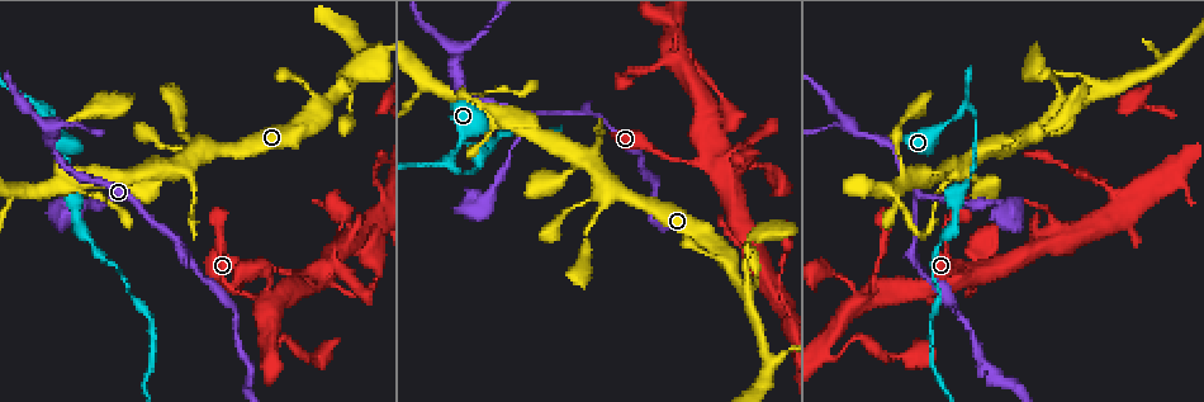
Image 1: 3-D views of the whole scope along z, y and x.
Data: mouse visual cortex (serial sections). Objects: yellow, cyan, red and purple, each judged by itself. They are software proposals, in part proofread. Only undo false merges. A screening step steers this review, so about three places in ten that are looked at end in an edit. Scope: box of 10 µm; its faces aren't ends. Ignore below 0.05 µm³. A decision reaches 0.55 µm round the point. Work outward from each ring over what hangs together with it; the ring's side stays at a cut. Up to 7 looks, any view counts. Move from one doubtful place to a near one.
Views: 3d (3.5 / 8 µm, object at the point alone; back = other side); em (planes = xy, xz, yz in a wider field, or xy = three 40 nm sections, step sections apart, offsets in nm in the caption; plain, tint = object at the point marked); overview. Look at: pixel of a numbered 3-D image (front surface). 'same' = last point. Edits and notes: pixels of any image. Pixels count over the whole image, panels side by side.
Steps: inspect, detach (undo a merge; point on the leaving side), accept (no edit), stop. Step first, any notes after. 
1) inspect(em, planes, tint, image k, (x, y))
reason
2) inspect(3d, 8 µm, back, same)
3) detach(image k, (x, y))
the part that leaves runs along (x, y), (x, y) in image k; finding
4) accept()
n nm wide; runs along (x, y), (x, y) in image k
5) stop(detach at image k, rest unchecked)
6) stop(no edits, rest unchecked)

inspect(3d, 3.5 µm, image 1, (307, 274))

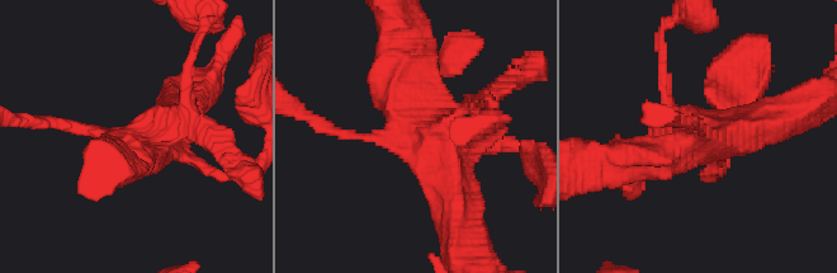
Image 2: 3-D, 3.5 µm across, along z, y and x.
inspect(em, xy, step 3, tint, image 2, (414, 133))
need the tissue

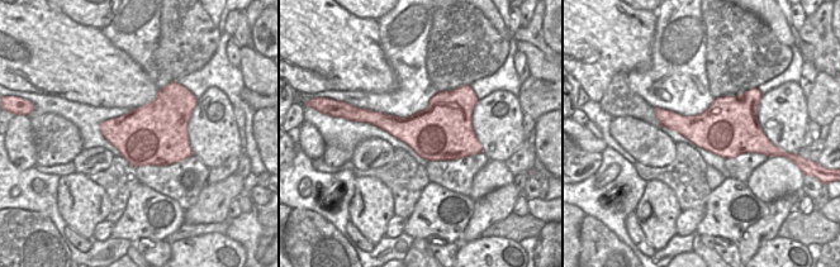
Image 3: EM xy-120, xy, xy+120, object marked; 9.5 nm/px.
accept()
550 nm wide; runs along (53, 122), (116, 141), (166, 126) in image 2; continuous, no second cell

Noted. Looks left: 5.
inspect(3d, 3.5 µm, image 1, (852, 341))
thin neck

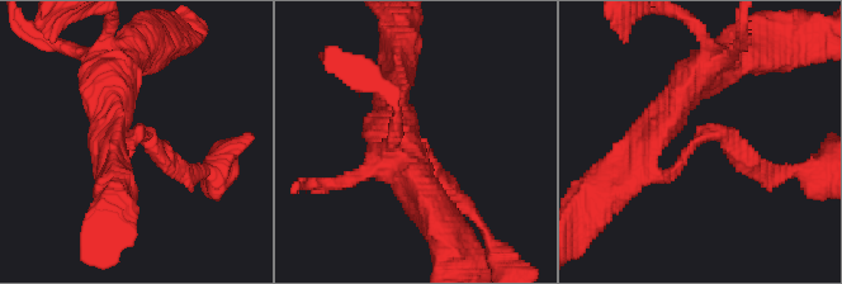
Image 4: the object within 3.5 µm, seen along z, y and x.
inspect(em, xy, step 3, tint, image 4, (697, 141))

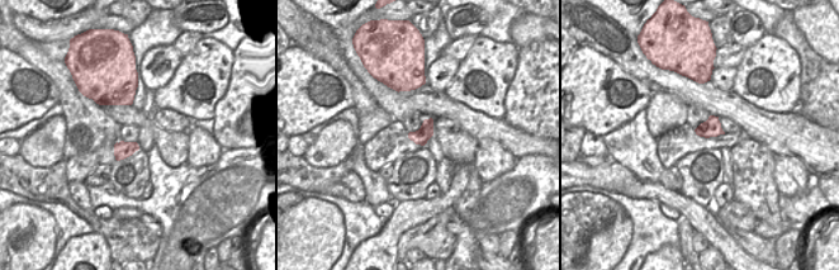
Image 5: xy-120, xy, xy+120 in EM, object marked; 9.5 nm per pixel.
inspect(em, xy, step 5, tint, same)
cut it another way

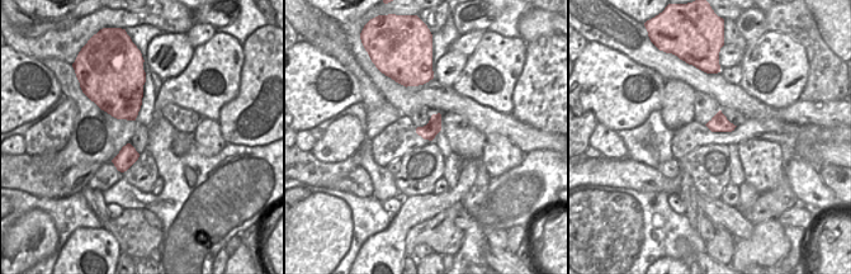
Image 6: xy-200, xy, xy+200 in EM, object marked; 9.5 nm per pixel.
accept()
150 nm wide; runs along (392, 85), (388, 104), (458, 199) in image 4; continuous, no second cell

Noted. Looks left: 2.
inspect(3d, 8 µm, image 1, (156, 222))
a narrow waist

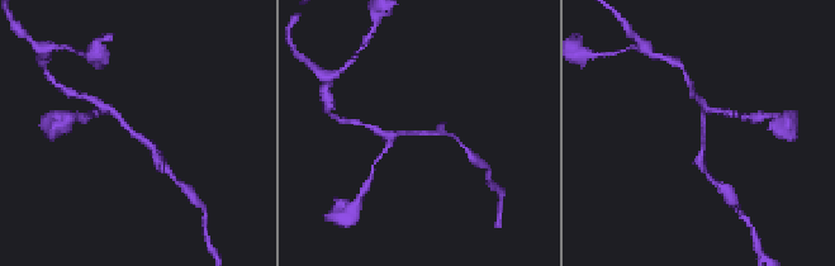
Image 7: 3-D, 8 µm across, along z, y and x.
inspect(em, xy, step 2, tint, same)

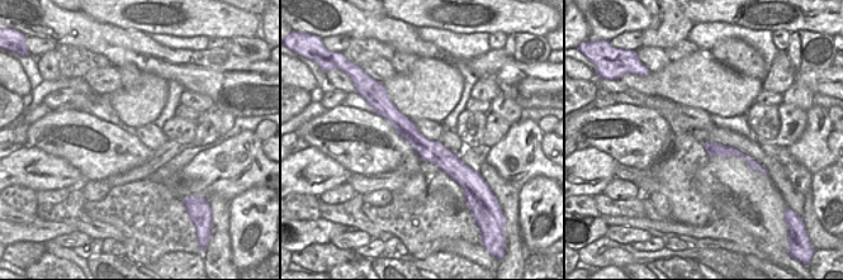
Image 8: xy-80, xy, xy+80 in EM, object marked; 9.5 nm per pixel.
accept()
runs along (378, 107), (427, 150), (467, 170) in image 8; one cell here

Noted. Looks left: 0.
stop(no edits, rest unchecked)

